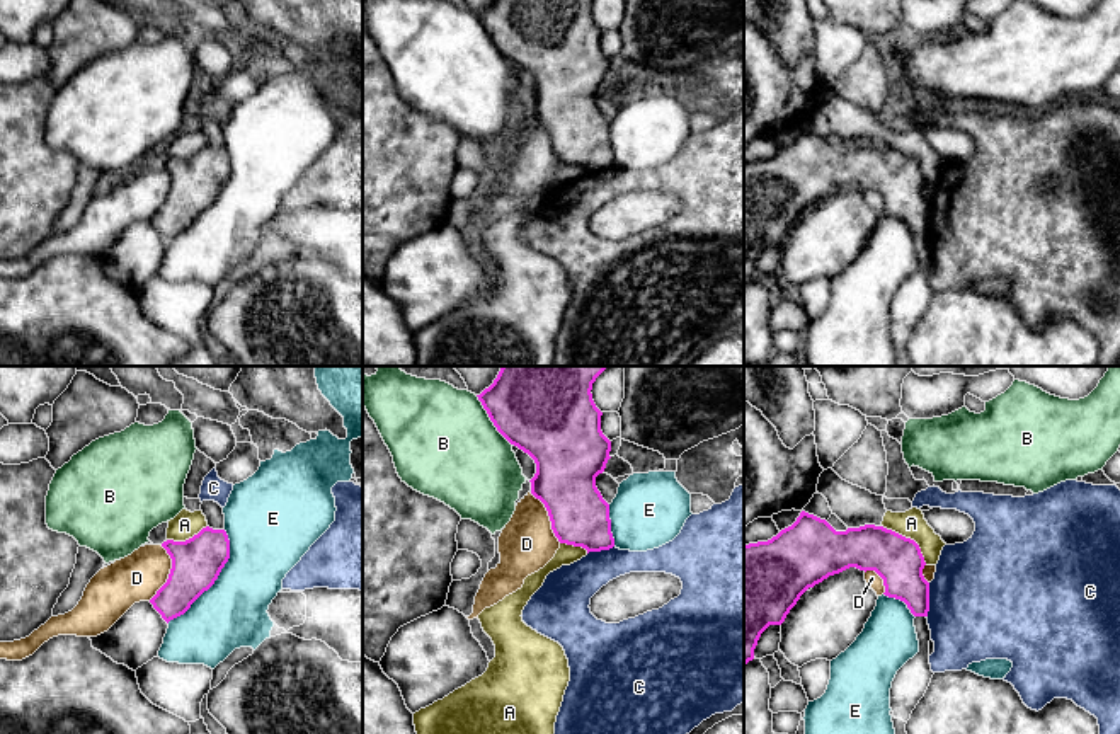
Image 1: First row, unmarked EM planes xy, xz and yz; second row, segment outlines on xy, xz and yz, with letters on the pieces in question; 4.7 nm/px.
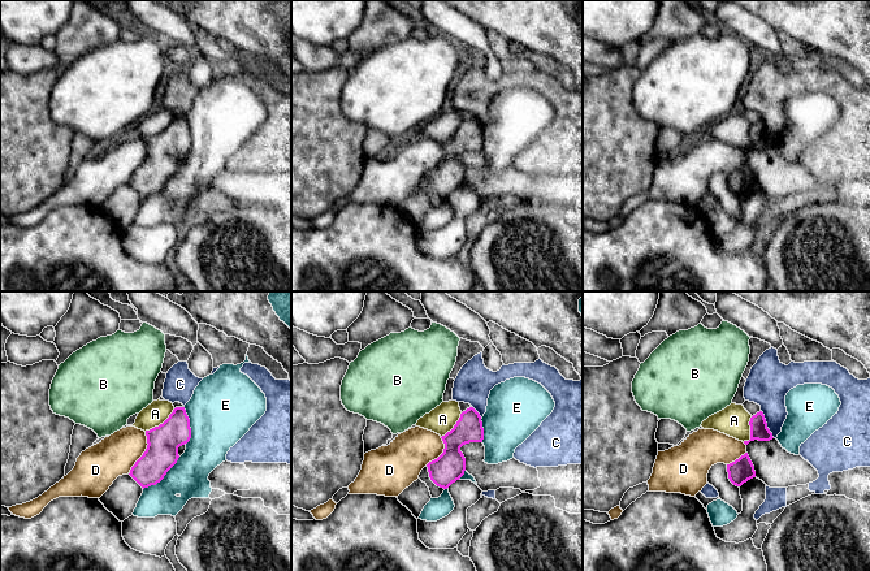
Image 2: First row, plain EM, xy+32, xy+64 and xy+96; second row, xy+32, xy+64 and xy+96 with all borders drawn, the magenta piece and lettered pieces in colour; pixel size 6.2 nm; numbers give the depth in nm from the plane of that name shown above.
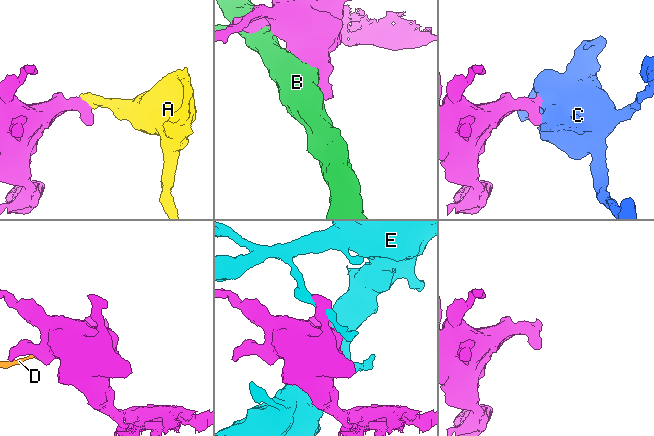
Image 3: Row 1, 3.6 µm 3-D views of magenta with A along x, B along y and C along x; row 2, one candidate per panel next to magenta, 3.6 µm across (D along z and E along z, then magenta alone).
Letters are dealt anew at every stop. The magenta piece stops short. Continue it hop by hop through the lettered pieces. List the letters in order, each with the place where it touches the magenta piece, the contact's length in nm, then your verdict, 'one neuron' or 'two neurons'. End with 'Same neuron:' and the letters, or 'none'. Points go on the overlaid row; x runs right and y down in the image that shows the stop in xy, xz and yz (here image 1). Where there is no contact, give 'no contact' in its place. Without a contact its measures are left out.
A: contact yz (909, 539); length 280 nm; two neurons
B: contact xz (491, 419); length 300 nm; two neurons
C: contact yz (928, 600); length 170 nm; two neurons
D: contact xy (171, 573); length 280 nm; two neurons
E: contact xy (217, 578); length 500 nm; two neurons
Same neuron: none

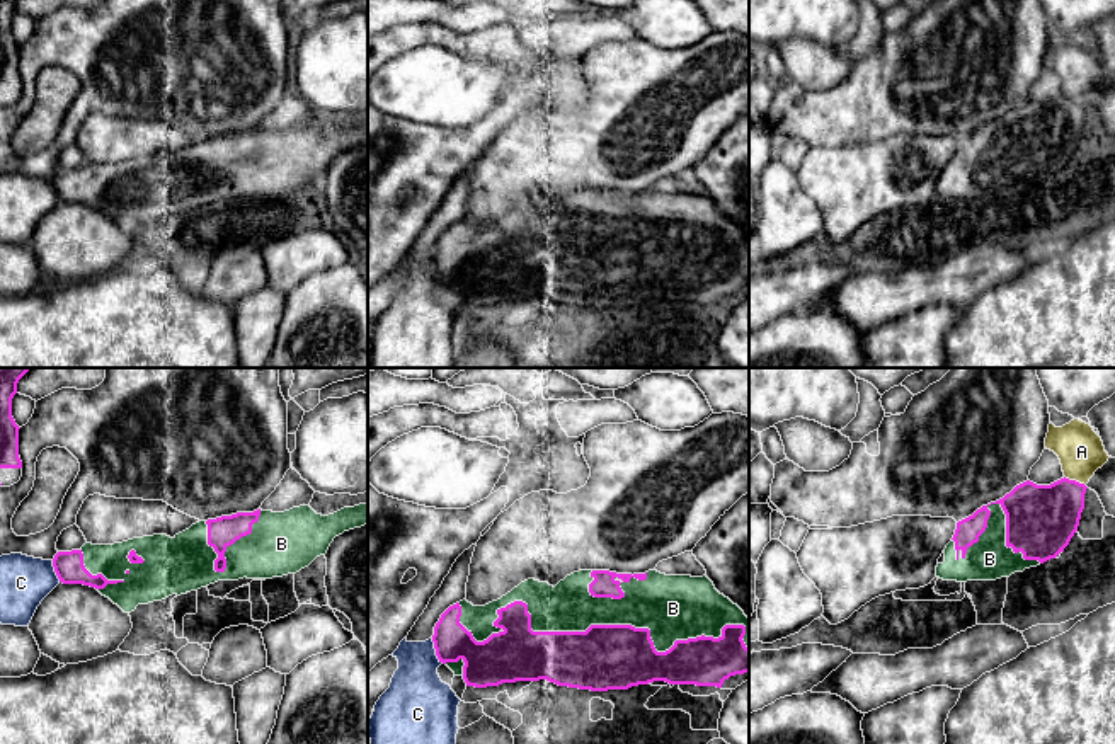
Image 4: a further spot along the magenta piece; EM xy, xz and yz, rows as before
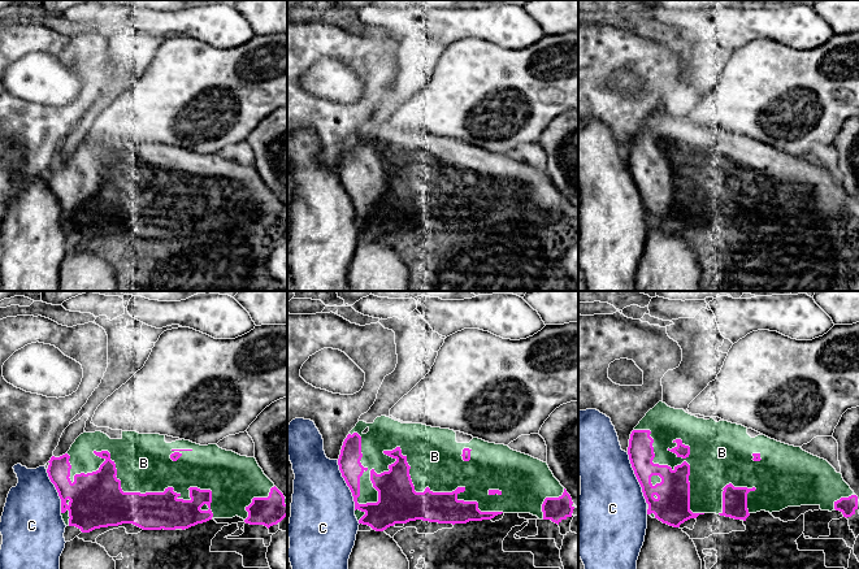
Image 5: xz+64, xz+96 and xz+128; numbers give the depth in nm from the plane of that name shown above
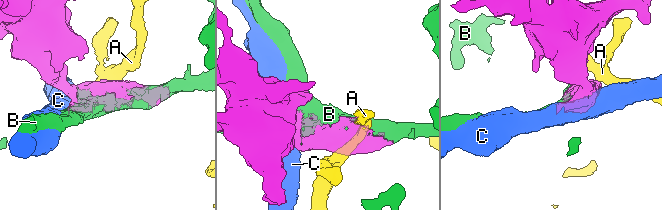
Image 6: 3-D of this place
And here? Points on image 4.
A: contact yz (1074, 480); length 120 nm; two neurons
B: contact xz (591, 625); length 1400 nm; one neuron
C: contact xz (436, 651); length 130 nm; two neurons
Same neuron: B

